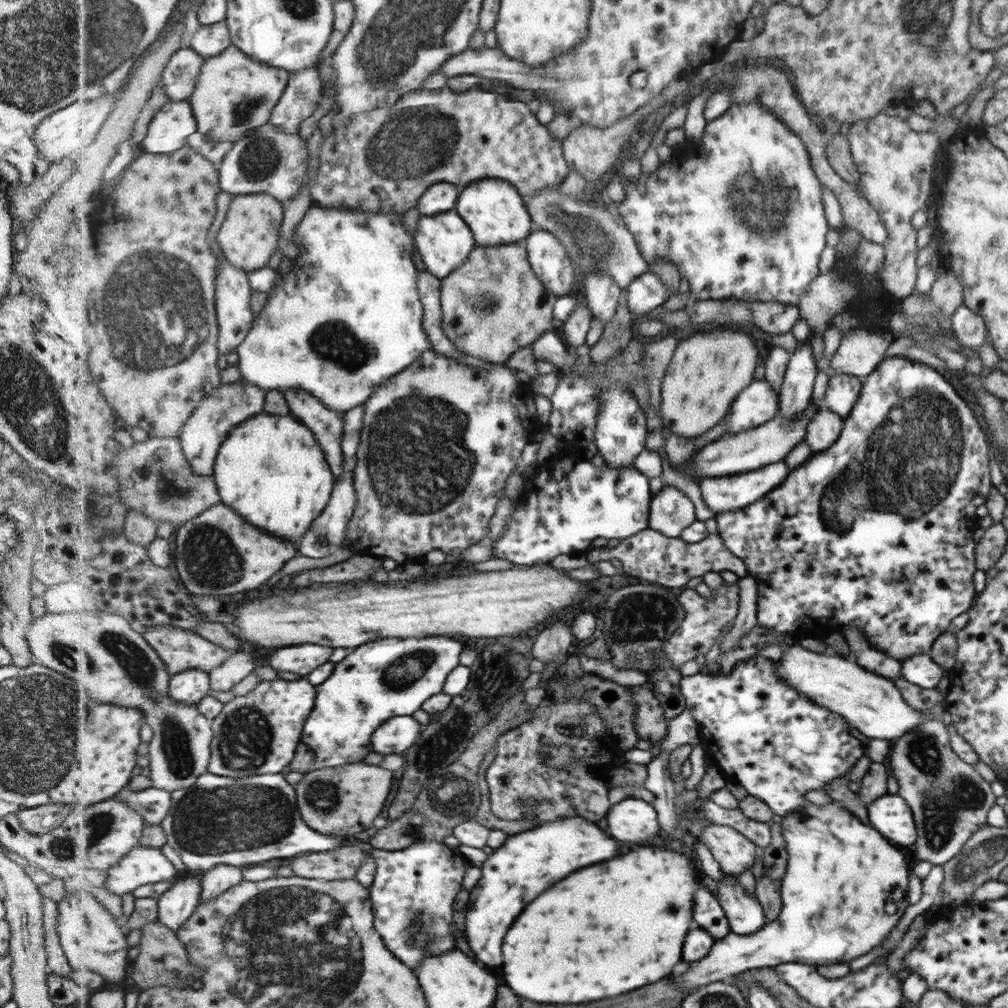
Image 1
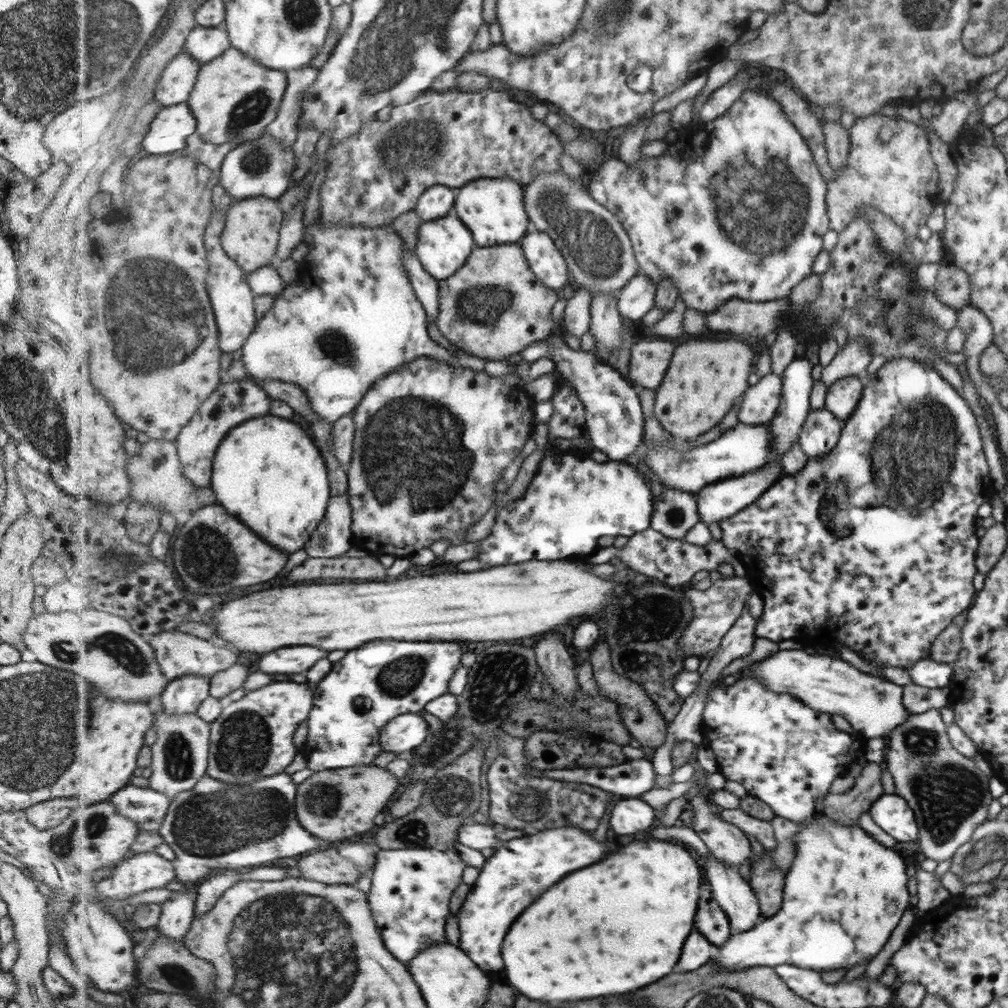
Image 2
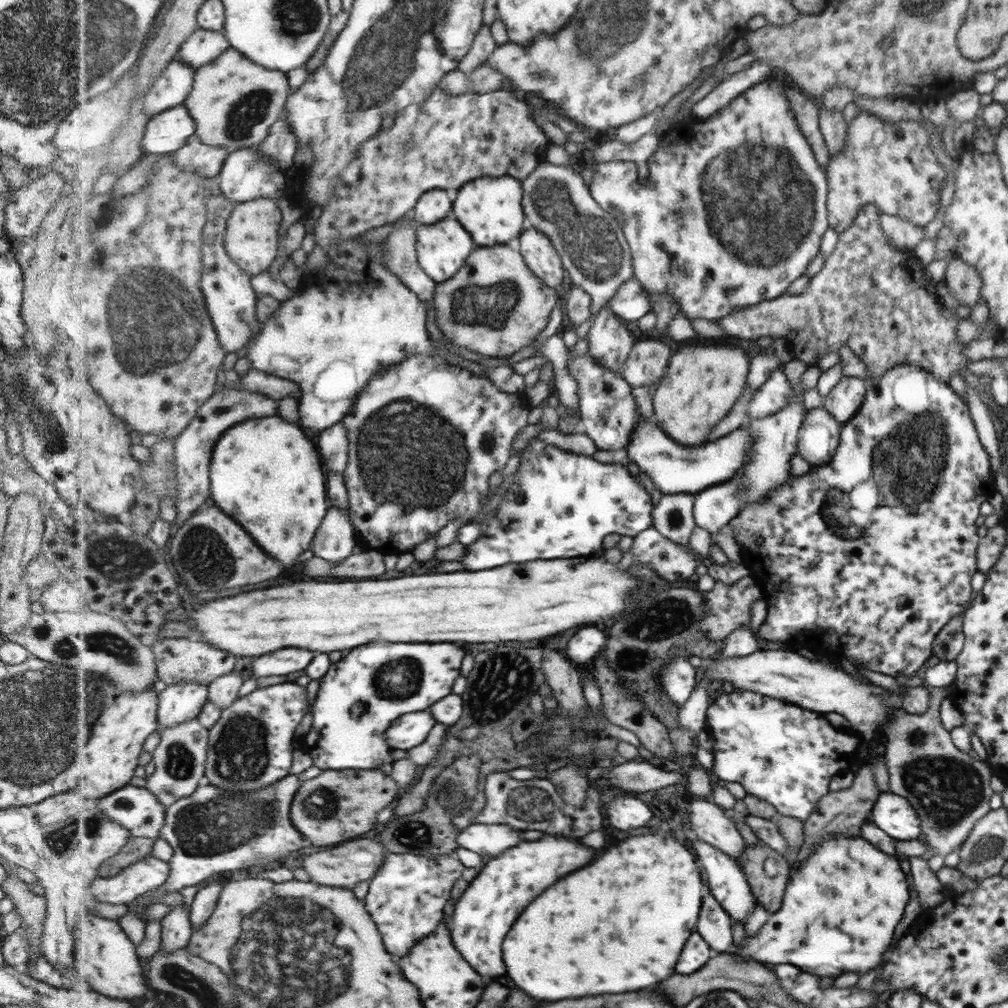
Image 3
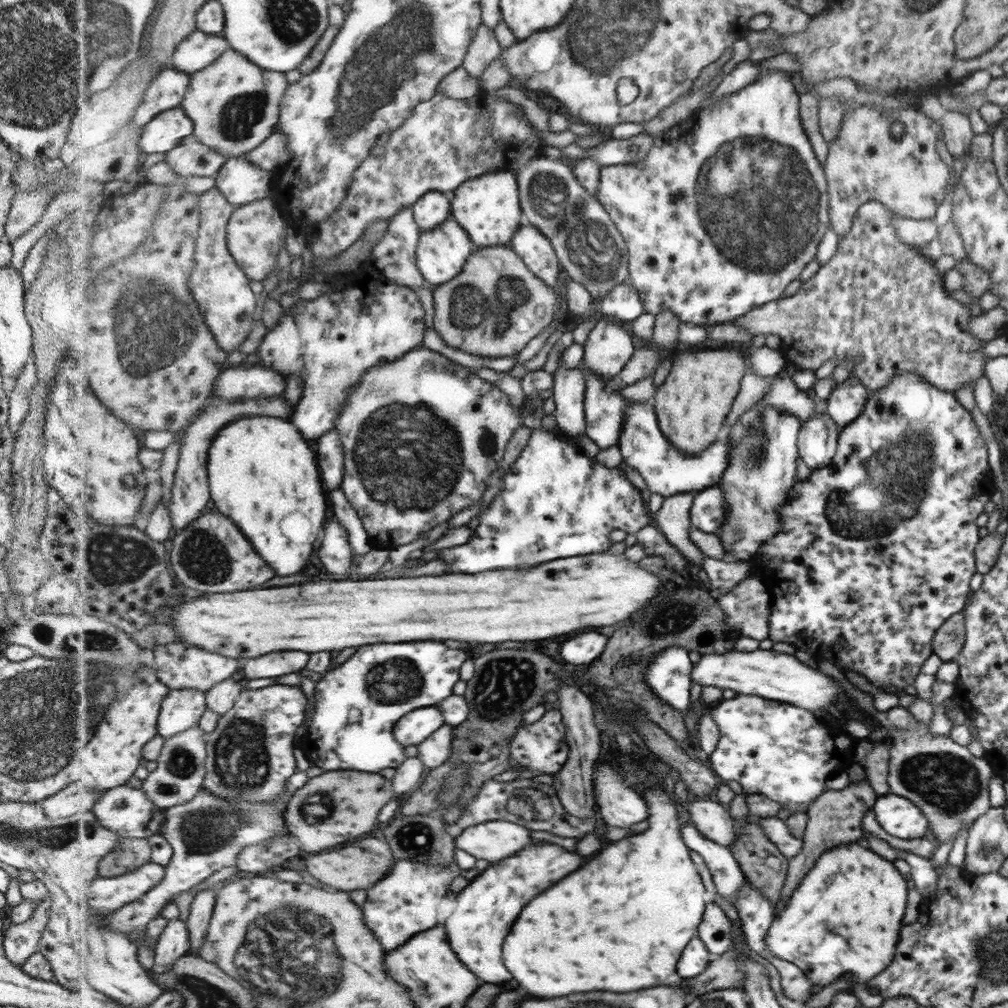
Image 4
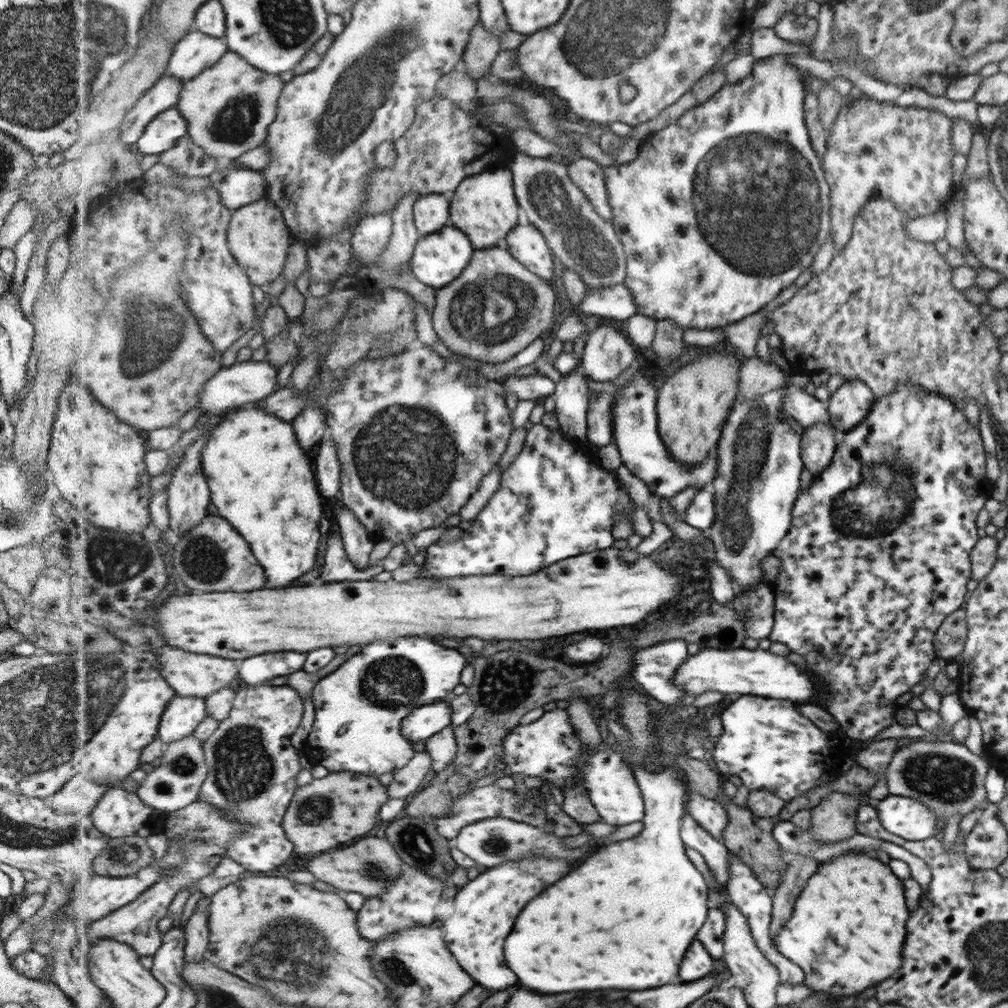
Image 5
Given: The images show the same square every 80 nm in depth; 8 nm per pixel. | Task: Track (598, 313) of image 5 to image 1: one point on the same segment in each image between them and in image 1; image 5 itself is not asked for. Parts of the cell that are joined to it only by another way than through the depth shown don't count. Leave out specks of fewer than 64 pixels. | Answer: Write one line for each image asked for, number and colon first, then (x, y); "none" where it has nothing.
1: (647, 293)
2: (636, 299)
3: (631, 302)
4: (623, 302)

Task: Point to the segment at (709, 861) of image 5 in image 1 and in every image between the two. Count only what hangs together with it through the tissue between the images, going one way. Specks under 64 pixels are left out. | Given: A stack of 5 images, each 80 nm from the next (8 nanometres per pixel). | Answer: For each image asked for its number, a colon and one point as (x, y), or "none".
1: (745, 914)
2: (734, 894)
3: (728, 884)
4: (724, 868)

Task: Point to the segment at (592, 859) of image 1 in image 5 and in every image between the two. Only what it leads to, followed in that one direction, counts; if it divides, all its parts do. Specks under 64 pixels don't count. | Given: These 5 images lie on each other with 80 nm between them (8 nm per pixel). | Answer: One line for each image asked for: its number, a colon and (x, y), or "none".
2: (524, 868)
3: (510, 883)
4: (484, 916)
5: (485, 915)

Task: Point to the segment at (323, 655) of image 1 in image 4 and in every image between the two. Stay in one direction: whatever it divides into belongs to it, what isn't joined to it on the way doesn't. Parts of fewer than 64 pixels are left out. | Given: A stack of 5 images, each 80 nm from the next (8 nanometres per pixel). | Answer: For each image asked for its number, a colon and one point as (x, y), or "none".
2: (298, 659)
3: (282, 662)
4: (269, 666)

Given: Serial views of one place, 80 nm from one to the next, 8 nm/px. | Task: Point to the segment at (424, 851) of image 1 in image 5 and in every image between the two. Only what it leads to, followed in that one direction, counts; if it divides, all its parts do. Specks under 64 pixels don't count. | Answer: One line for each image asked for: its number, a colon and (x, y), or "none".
2: (412, 889)
3: (407, 897)
4: (404, 904)
5: (412, 899)

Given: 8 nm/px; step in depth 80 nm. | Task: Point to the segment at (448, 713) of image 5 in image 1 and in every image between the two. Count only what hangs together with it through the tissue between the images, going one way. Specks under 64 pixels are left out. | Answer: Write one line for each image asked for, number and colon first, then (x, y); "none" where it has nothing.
1: (397, 734)
2: (406, 733)
3: (407, 732)
4: (414, 728)

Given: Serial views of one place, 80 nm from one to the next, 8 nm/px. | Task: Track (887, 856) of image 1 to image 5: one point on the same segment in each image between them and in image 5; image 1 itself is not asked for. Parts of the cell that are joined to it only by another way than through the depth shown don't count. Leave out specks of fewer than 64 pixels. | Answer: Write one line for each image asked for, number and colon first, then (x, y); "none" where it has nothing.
2: (833, 914)
3: (839, 907)
4: (842, 920)
5: (845, 931)

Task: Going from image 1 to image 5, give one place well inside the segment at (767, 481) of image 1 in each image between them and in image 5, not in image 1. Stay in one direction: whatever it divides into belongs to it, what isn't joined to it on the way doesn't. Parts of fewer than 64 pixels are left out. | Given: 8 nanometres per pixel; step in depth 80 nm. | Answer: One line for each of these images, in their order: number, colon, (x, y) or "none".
2: (717, 502)
3: (714, 508)
4: (710, 511)
5: (702, 513)

